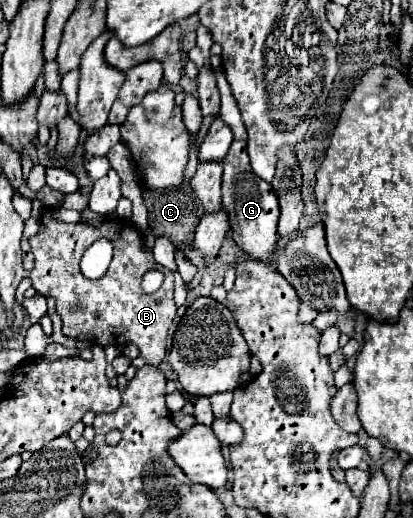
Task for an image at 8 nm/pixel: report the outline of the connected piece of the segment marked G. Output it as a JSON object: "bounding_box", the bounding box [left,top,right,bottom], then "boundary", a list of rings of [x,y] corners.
{"bounding_box":[215,68,279,262],"boundary":[[[215,68],[217,76],[217,86],[221,92],[221,110],[219,116],[231,126],[235,138],[233,144],[223,160],[223,206],[229,212],[229,222],[231,222],[231,236],[241,246],[247,254],[251,254],[257,260],[271,262],[273,254],[277,252],[277,220],[279,220],[279,204],[277,198],[271,190],[271,184],[265,180],[259,180],[255,172],[251,172],[249,156],[247,156],[247,130],[243,128],[243,120],[239,114],[239,108],[235,104],[235,98],[231,96],[231,88],[225,80],[223,68]]]}

